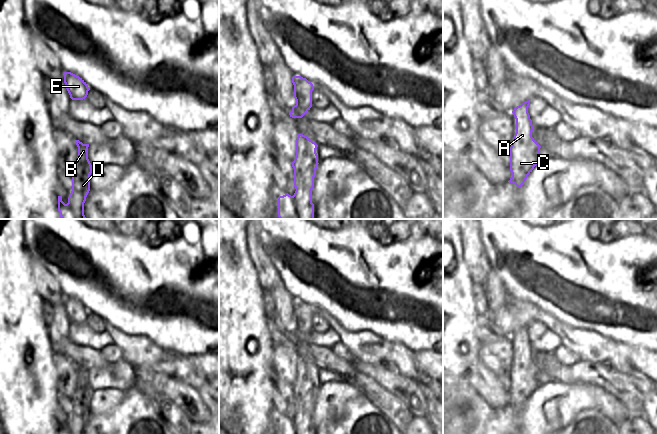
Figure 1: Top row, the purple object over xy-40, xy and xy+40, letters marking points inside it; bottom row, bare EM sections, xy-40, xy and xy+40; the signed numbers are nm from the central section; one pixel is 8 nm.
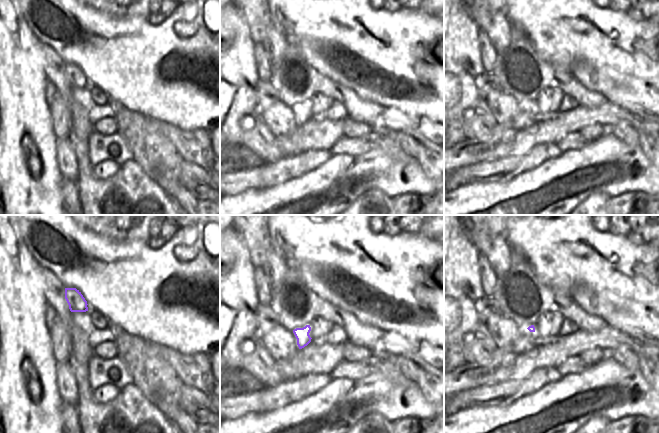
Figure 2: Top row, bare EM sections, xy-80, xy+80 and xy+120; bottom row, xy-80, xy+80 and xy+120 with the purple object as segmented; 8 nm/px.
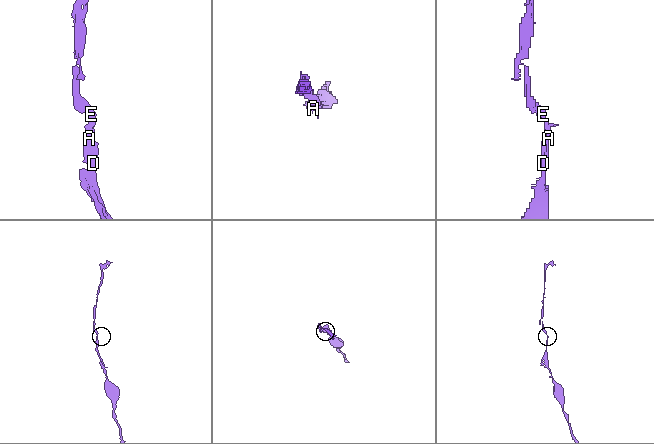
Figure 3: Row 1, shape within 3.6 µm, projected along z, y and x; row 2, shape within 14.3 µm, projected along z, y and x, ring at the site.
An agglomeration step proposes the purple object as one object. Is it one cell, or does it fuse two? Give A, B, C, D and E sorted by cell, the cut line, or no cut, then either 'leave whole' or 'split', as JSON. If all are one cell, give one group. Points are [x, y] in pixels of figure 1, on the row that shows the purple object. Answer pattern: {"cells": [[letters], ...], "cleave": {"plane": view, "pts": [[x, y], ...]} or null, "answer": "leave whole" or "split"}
{"cells": [["A", "B", "C", "D", "E"]], "cleave": null, "answer": "leave whole"}

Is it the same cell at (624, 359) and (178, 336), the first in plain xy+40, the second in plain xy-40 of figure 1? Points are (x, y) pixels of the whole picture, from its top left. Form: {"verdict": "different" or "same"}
{"verdict": "different"}

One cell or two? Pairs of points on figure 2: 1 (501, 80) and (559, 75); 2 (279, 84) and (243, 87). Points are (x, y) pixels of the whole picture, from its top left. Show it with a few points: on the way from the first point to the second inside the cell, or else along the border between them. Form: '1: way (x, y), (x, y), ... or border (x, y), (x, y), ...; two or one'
1: way (516, 82), (530, 82), (538, 88), (544, 81); one
2: border (260, 79), (257, 85), (258, 92); two

